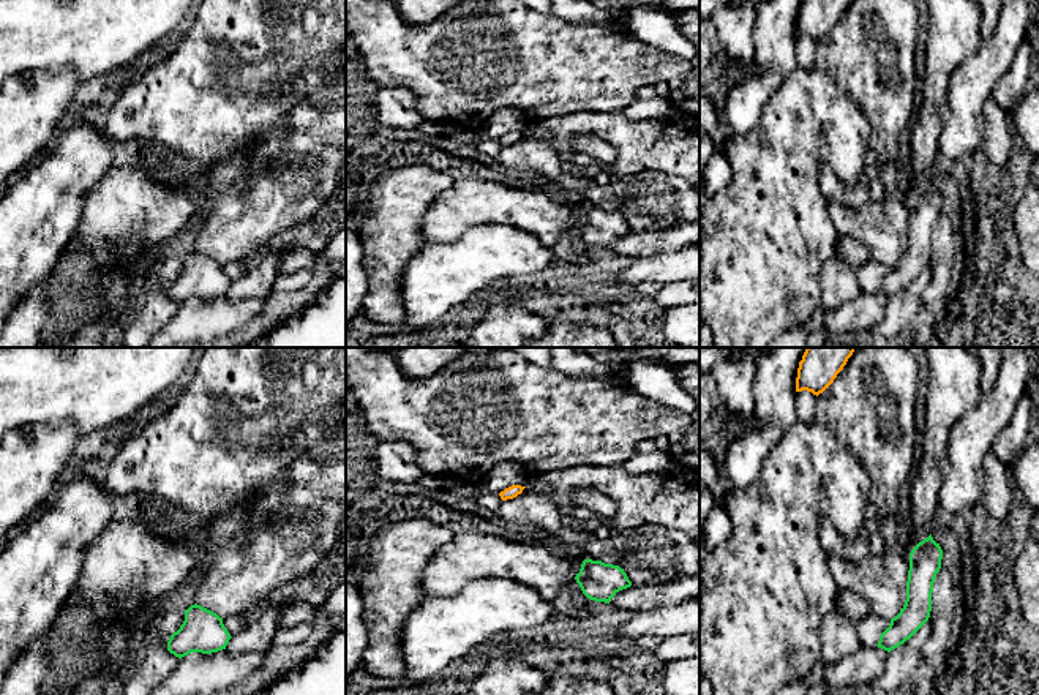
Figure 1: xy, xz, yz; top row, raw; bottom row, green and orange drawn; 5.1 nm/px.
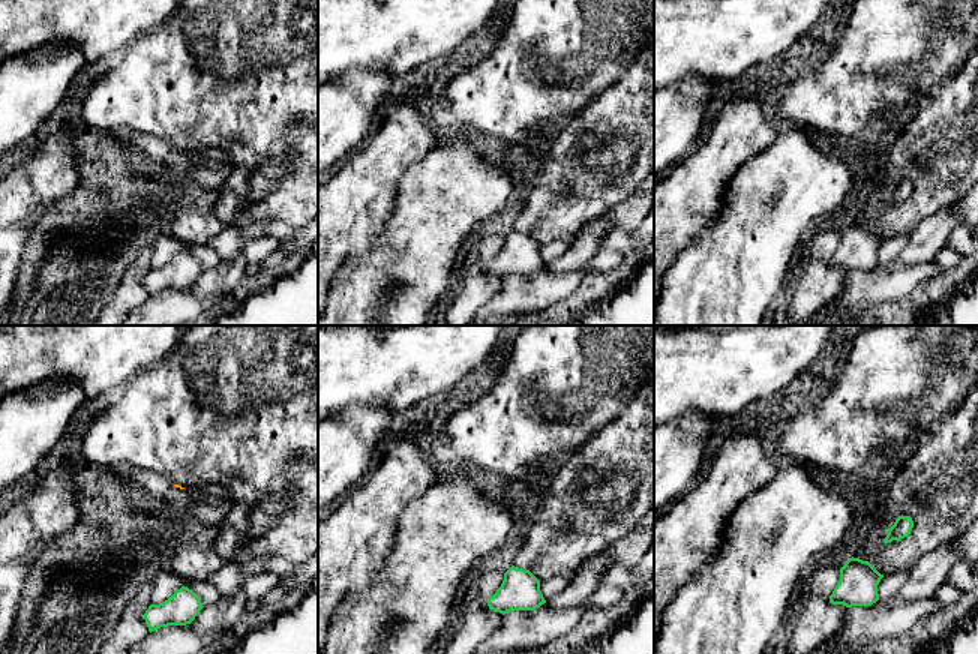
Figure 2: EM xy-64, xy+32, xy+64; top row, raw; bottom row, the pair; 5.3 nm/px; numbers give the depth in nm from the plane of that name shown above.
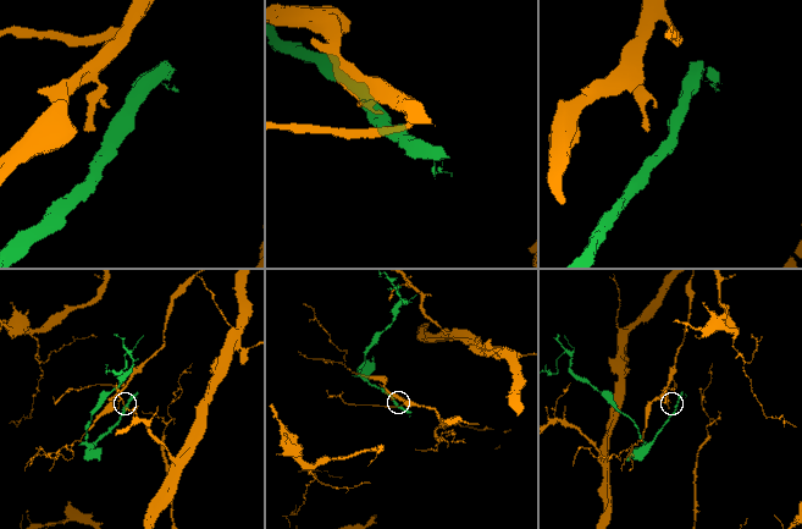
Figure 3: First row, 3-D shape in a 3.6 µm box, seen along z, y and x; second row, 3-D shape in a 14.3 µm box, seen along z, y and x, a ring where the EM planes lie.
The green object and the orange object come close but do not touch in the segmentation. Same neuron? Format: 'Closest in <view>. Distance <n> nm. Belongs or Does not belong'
Closest in xz. Distance 460 nm. Does not belong

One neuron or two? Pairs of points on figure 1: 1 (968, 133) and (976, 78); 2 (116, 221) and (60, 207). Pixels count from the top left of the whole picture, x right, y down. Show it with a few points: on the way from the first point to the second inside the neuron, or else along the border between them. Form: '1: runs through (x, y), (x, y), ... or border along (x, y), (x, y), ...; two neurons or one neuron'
1: runs through (968, 119), (968, 92); one neuron
2: border along (98, 179), (86, 193), (82, 212), (73, 232); two neurons

